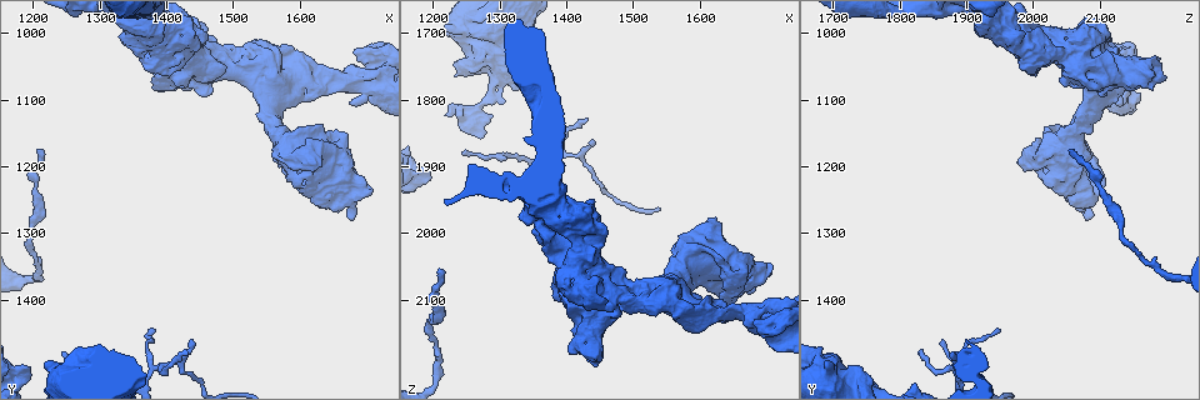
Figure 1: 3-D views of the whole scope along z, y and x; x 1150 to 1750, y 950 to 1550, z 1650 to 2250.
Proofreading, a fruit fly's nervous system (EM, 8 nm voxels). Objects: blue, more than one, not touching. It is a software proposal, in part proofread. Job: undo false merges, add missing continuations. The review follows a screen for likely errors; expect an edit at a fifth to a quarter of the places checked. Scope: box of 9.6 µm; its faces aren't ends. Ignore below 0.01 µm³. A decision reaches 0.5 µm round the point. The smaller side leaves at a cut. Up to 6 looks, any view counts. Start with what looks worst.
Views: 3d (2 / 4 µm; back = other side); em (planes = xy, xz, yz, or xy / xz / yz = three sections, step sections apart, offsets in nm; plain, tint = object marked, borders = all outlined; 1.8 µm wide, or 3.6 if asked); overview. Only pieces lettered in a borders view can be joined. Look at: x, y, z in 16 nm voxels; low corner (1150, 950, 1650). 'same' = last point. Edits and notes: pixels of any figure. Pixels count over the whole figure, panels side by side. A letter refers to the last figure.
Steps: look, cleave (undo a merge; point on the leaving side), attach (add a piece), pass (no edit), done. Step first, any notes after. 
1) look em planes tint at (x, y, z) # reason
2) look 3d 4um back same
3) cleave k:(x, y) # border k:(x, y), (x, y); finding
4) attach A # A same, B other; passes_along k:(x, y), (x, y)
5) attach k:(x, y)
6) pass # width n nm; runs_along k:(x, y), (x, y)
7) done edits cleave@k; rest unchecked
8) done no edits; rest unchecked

look em xy step 16 borders at (1205, 1230, 2100) # sudden change in width

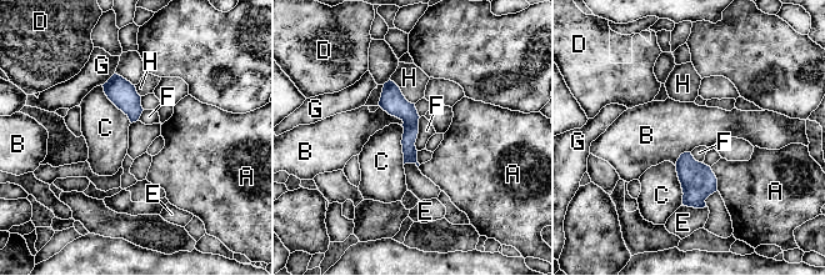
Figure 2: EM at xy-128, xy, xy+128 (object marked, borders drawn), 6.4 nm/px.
pass # width 20 nm; A other, B other, C other, D other, E other, F other, G other, H other; runs_along 2:(390, 84), (410, 118), (414, 160); continuous, no second neuron

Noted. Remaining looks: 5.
look 3d 4um at (1680, 1025, 2135)

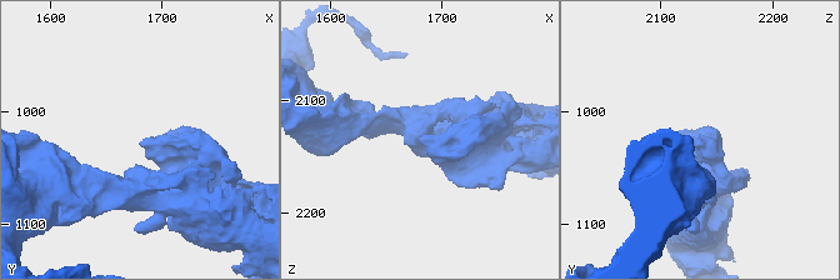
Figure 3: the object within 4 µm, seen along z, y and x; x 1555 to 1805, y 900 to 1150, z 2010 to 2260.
look em planes borders at (1680, 1028, 2132) # shape alone is not enough

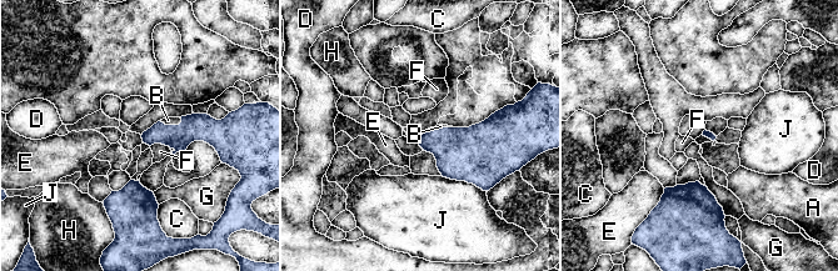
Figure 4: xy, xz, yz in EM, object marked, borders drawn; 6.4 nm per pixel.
attach B # A other, B same, C other, D other, E other, F other, G other, H other, J other; passes_along 4:(193, 128), (171, 125), (168, 120); the neuron continues

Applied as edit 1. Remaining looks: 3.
done edits attach@4; rest unchecked

